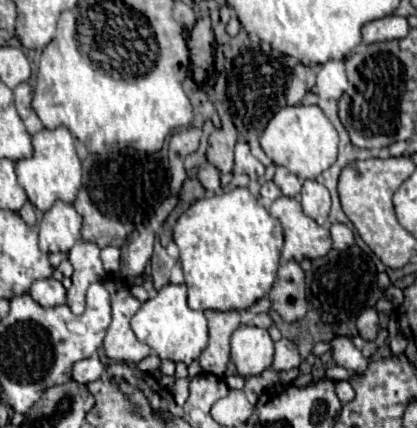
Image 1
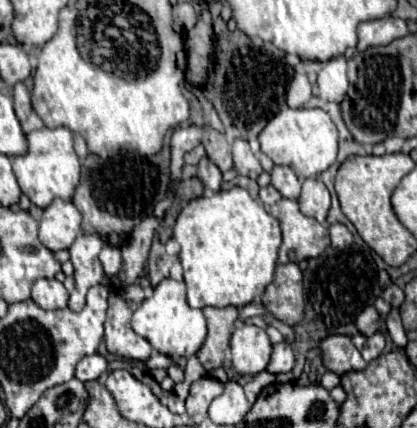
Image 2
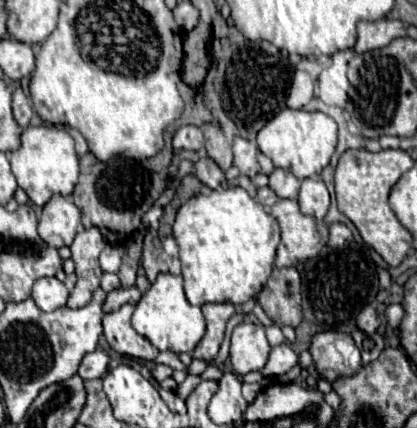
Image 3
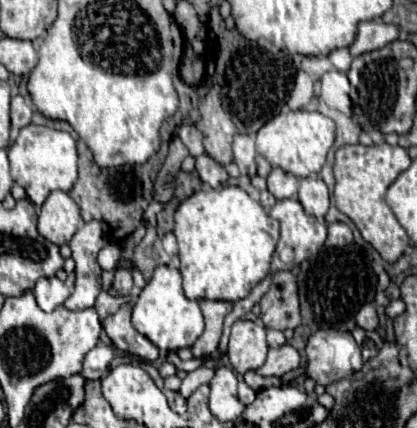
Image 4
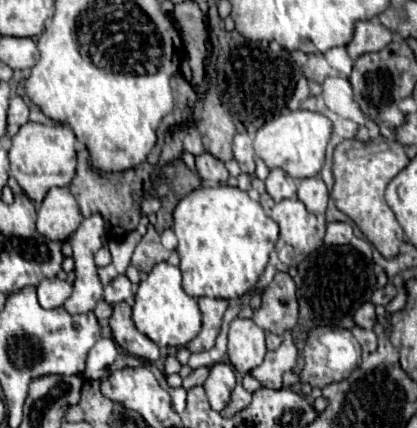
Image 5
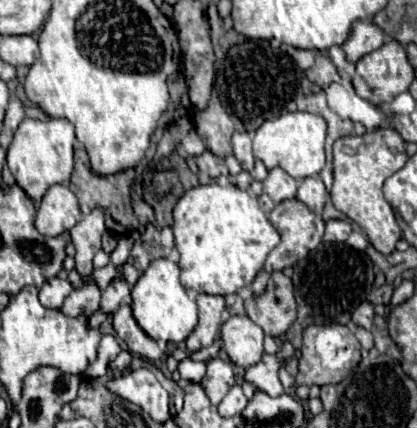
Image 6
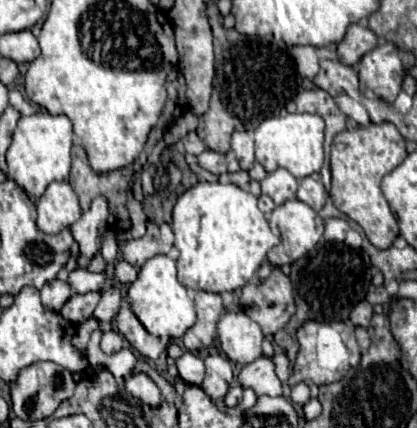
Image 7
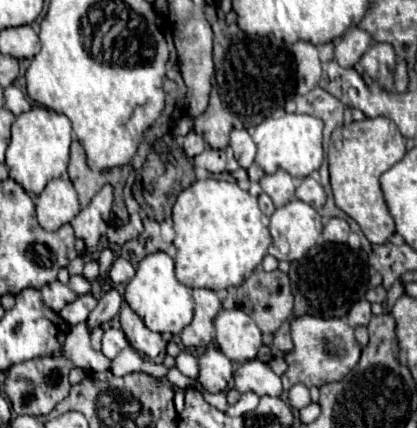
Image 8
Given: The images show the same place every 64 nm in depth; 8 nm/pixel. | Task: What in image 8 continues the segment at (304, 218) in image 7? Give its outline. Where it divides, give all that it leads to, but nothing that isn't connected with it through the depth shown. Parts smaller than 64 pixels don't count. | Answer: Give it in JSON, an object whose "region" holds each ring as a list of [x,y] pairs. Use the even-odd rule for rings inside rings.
{"region":[[[294,198],[292,202],[288,202],[286,206],[278,208],[274,214],[272,212],[270,216],[266,216],[266,214],[262,212],[262,216],[264,216],[264,223],[268,226],[268,230],[270,223],[270,234],[272,234],[272,238],[274,238],[274,246],[278,244],[278,236],[284,238],[284,242],[286,242],[286,246],[288,246],[288,252],[284,254],[284,258],[286,258],[288,262],[302,258],[302,256],[316,244],[316,238],[322,234],[324,227],[322,220],[320,220],[320,214],[318,214],[310,204],[306,204],[306,202],[302,202],[302,200],[296,200],[296,198]]]}

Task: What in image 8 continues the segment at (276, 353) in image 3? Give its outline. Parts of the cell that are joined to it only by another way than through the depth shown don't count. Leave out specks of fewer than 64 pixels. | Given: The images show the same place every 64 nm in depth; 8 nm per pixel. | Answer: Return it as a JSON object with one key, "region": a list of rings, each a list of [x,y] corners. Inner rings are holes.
{"region":[[[260,360],[244,362],[234,372],[234,388],[244,392],[256,392],[258,396],[280,396],[282,382],[280,378],[268,368],[268,364]]]}

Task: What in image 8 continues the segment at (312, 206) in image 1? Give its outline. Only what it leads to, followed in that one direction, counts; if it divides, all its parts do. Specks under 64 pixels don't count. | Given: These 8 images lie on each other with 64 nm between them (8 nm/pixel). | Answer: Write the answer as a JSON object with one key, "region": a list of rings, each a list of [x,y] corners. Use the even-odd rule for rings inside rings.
{"region":[[[306,176],[296,186],[296,198],[310,204],[310,206],[314,206],[316,210],[320,210],[326,202],[326,192],[320,186],[320,182],[316,182],[312,176]]]}

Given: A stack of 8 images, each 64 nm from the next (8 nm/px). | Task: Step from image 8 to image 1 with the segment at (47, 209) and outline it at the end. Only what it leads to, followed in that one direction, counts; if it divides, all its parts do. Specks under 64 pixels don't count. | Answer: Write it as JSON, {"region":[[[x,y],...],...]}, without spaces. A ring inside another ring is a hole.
{"region":[[[58,200],[40,222],[40,248],[44,252],[68,252],[80,240],[82,216],[72,204]]]}

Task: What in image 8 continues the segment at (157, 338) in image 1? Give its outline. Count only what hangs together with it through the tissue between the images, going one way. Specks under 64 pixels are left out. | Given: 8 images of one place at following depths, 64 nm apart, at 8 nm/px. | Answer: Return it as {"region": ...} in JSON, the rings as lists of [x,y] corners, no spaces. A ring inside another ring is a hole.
{"region":[[[154,252],[144,256],[138,262],[134,278],[128,282],[124,300],[130,304],[130,308],[144,320],[148,328],[160,334],[180,334],[184,326],[192,322],[194,314],[194,300],[190,294],[190,288],[180,284],[174,276],[174,260],[166,252]]]}

